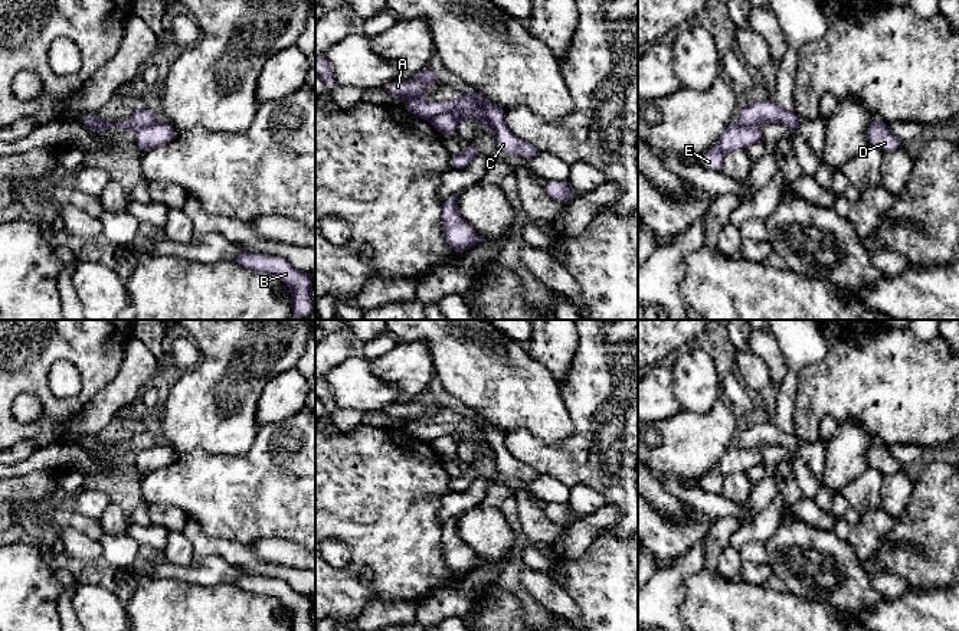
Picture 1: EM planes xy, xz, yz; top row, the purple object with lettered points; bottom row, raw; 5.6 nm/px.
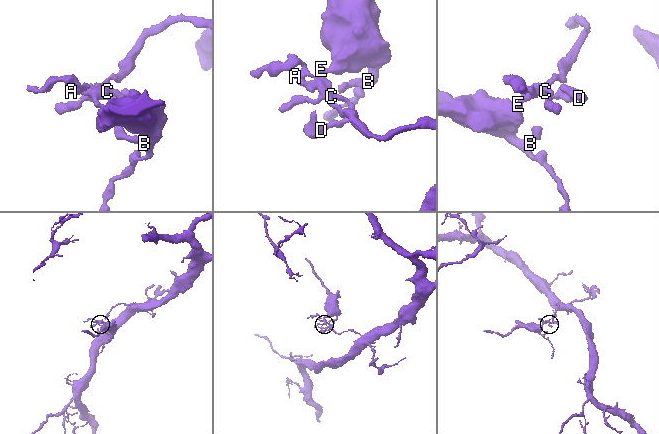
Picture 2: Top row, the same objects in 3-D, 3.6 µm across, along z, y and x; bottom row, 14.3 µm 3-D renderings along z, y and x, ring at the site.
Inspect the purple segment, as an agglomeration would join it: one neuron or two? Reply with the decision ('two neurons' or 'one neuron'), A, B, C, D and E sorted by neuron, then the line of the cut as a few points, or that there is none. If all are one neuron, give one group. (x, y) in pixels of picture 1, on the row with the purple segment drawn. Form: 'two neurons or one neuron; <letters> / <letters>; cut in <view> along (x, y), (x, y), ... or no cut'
two neurons; A / B C D E; cut in xz along (465, 114), (458, 110), (447, 110), (429, 121)

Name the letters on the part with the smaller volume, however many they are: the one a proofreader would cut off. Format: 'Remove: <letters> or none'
Remove: B, C, D, E

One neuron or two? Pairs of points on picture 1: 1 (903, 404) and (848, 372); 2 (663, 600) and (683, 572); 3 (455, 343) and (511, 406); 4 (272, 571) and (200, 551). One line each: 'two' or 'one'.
1: one
2: one
3: one
4: one

